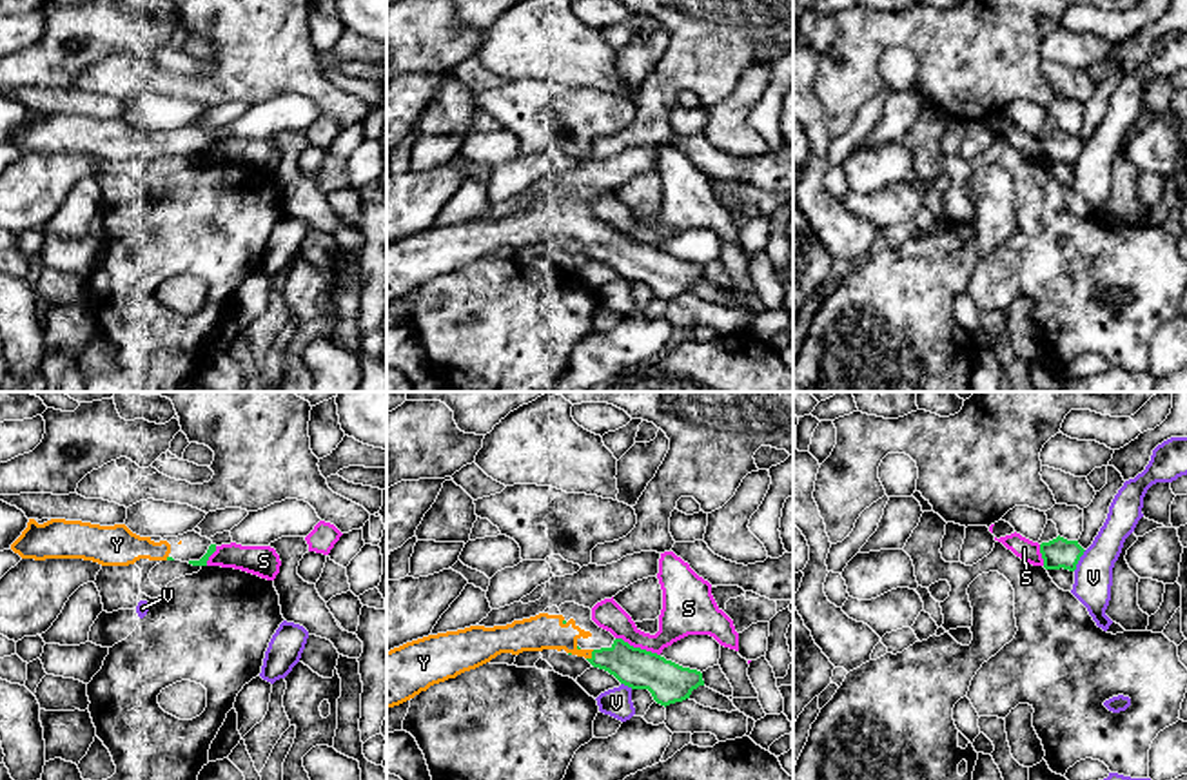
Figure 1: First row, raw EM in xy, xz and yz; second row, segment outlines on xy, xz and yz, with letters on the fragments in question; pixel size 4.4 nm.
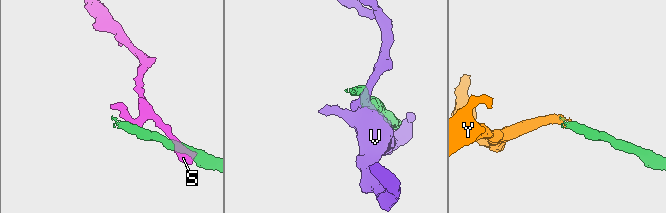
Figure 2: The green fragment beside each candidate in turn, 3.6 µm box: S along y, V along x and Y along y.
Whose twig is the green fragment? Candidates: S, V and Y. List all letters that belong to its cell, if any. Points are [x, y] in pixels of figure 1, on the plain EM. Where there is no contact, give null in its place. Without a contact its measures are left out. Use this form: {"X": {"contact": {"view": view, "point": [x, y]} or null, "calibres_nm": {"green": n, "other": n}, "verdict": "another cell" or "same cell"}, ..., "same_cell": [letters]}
{"S": {"contact": {"view": "xz", "point": [637, 242]}, "calibres_nm": {"green": 190, "other": 190}, "verdict": "another cell"}, "V": {"contact": {"view": "yz", "point": [1079, 153]}, "calibres_nm": {"green": 130, "other": 180}, "verdict": "another cell"}, "Y": {"contact": {"view": "xz", "point": [592, 249]}, "calibres_nm": {"green": 180, "other": 160}, "verdict": "same cell"}, "same_cell": ["Y"]}

